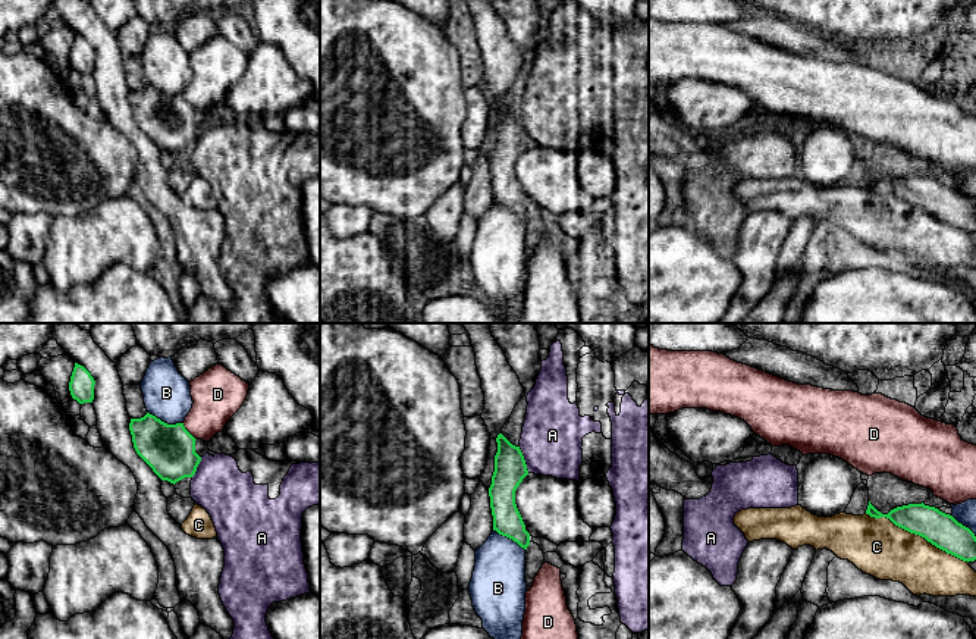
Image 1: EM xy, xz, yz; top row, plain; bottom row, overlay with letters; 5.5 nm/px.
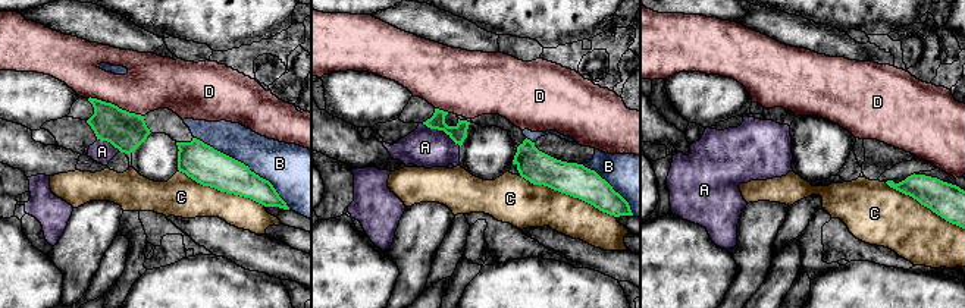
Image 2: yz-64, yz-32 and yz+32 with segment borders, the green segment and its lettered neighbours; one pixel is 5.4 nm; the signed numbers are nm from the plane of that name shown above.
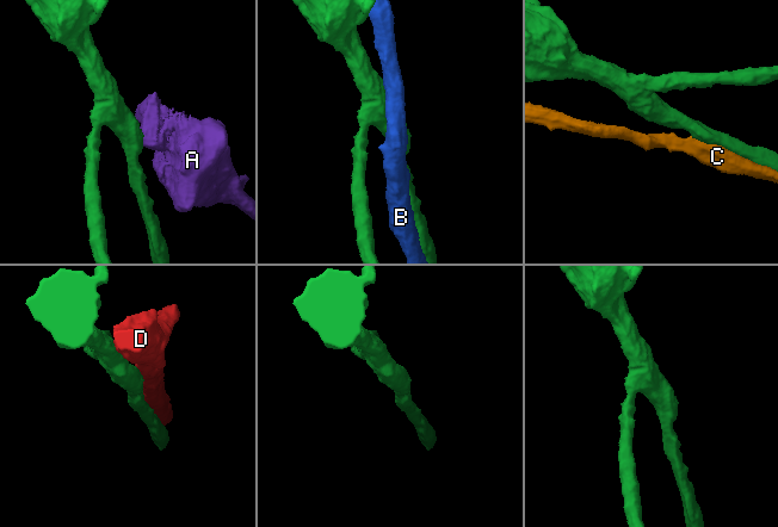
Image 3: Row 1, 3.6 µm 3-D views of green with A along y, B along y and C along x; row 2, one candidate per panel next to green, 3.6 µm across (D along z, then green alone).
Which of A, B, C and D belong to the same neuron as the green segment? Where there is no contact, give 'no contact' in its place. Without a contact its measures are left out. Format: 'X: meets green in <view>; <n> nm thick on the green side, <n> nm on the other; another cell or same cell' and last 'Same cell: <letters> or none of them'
A: meets green in xz; 180 nm thick on the green side, 340 nm on the other; another cell
B: meets green in xy; 280 nm thick on the green side, 260 nm on the other; another cell
C: meets green in yz; 190 nm thick on the green side, 320 nm on the other; another cell
D: meets green in xy; 280 nm thick on the green side, 260 nm on the other; another cell
Same cell: none of them

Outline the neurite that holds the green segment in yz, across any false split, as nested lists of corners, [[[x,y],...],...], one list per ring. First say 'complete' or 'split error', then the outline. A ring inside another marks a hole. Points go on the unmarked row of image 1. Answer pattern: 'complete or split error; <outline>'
complete; [[[869,172],[866,185],[875,189],[886,188],[895,197],[925,209],[936,219],[963,232],[969,234],[976,231],[975,204],[953,187],[935,178],[925,176],[923,173],[908,175],[897,178],[888,185],[882,185]]]

